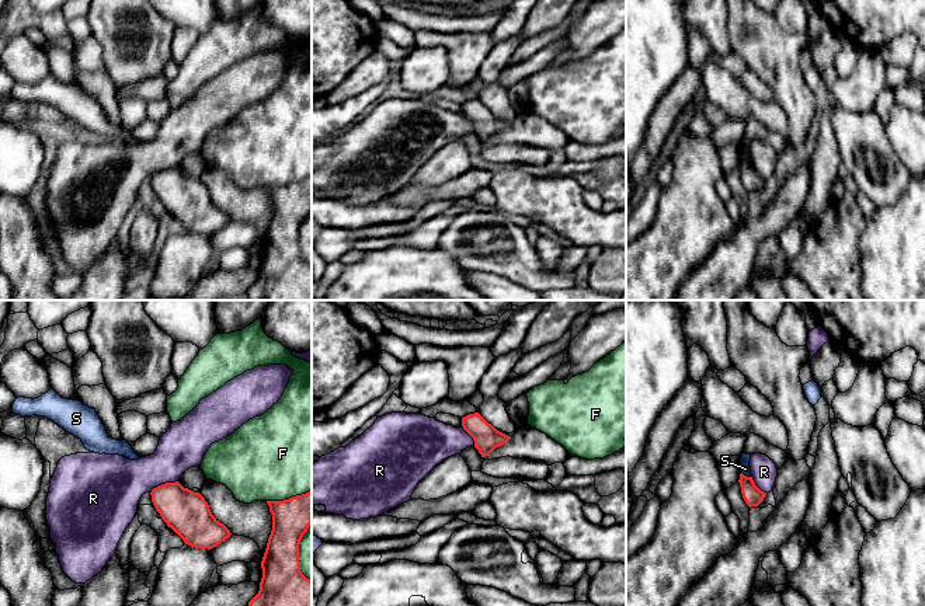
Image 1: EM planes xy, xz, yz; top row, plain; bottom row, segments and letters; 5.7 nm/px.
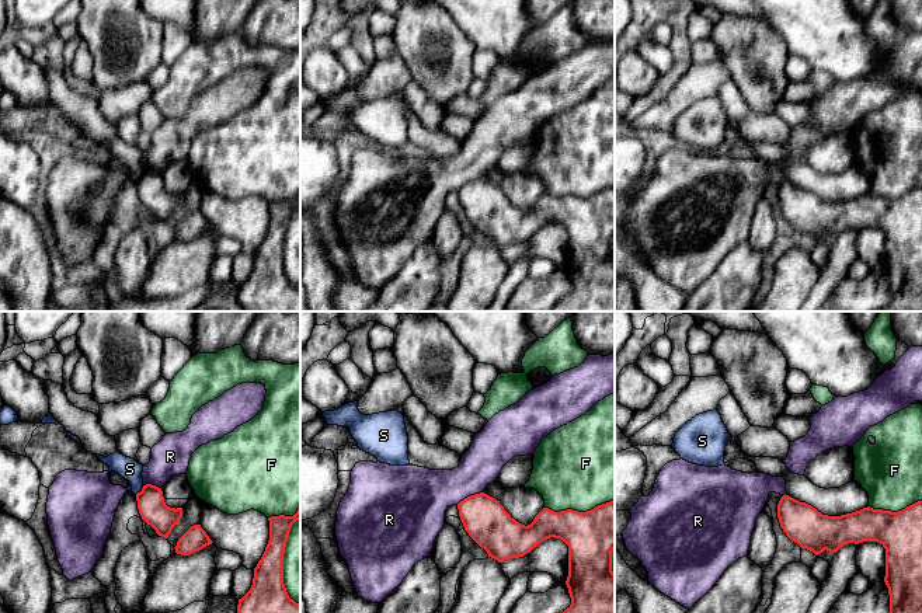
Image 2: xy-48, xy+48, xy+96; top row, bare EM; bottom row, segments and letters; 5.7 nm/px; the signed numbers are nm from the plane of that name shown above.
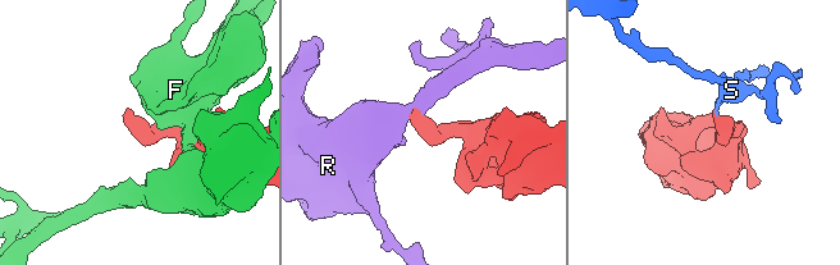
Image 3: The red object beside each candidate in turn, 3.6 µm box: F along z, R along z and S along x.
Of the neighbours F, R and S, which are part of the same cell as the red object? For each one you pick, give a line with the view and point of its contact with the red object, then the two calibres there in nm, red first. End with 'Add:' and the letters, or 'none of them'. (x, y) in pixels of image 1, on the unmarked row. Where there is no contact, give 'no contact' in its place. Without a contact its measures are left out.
Add: none of them

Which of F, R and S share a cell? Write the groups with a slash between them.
F / R / S

